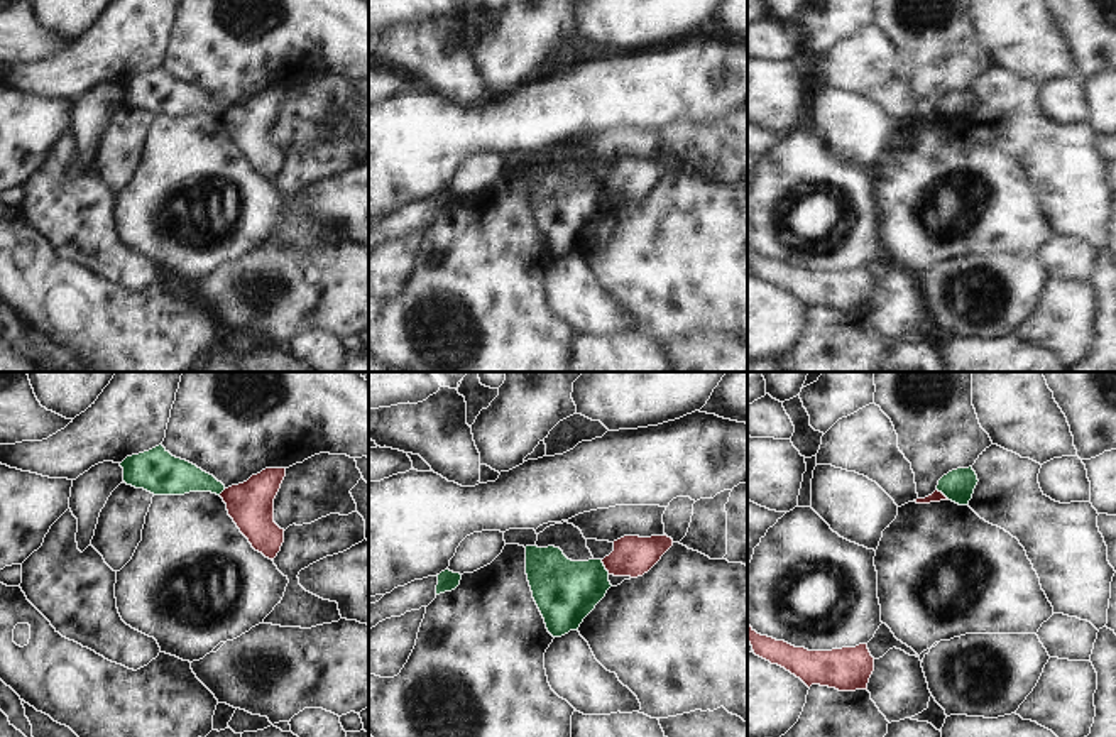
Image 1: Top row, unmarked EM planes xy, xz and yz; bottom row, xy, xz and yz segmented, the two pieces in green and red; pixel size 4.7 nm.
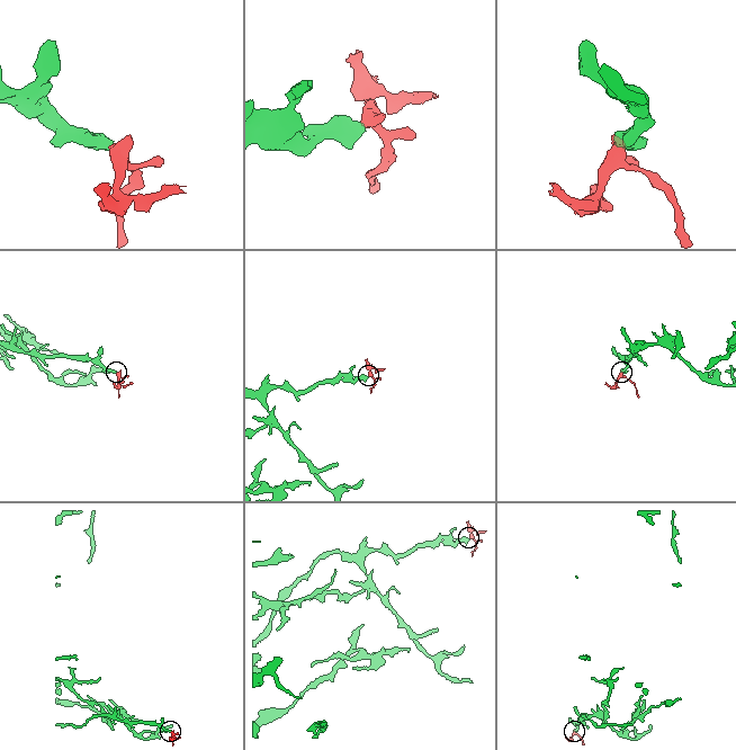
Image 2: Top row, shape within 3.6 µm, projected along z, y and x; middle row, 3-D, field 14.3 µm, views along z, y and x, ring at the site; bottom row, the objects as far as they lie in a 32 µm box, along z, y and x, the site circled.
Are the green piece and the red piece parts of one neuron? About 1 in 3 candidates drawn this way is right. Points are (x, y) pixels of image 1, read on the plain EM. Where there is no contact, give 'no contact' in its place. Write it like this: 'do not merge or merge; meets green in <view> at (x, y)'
do not merge; meets green in xz at (604, 188)

